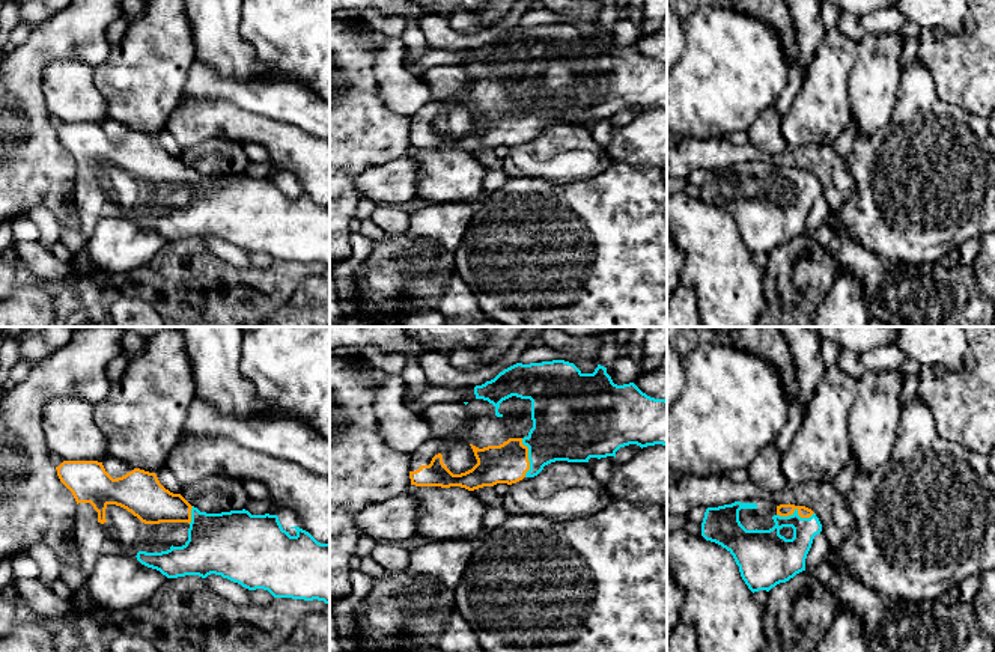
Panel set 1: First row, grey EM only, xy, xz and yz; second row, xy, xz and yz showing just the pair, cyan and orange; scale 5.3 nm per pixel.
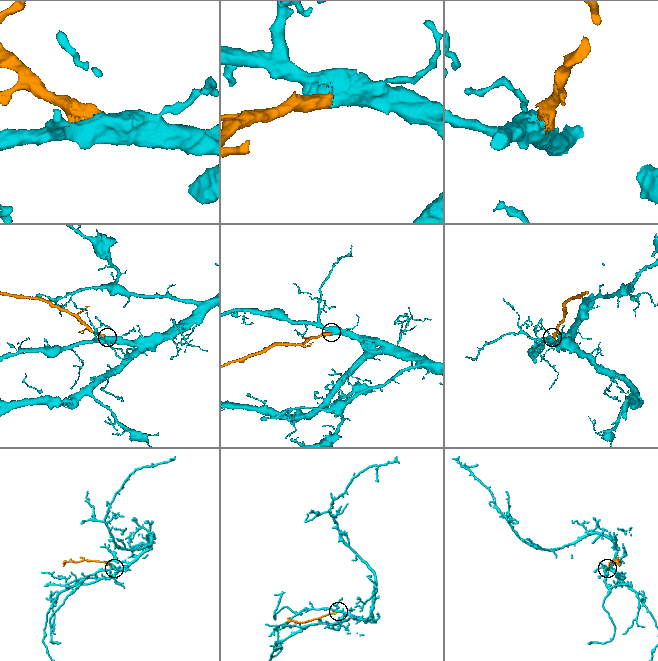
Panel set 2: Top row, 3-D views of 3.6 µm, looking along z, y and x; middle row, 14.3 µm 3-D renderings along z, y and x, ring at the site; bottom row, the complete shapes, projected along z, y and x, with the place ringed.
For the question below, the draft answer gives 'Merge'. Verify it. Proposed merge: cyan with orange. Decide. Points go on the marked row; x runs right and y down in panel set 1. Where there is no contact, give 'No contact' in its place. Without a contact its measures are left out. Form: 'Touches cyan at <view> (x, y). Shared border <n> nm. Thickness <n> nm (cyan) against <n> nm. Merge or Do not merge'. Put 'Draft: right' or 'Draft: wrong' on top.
Draft: right
Touches cyan at yz (795, 511). Shared border 200 nm. Thickness 200 nm (cyan) against 60 nm. Merge

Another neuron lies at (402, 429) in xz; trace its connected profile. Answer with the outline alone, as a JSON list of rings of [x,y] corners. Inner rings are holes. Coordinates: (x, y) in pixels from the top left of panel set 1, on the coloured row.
[[[384,373],[375,385],[375,414],[379,431],[391,447],[412,455],[418,446],[435,438],[421,417],[403,402],[405,381],[400,375]]]

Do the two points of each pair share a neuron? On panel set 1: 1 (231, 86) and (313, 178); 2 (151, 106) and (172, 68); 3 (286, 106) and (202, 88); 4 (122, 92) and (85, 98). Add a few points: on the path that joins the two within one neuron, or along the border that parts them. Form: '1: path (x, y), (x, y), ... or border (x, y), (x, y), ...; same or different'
1: border (222, 100), (229, 100), (258, 115), (289, 122); different
2: path (151, 97), (151, 89), (163, 77); same
3: path (265, 94), (244, 88), (223, 88); same
4: border (92, 67), (92, 80), (106, 101), (107, 118); different

